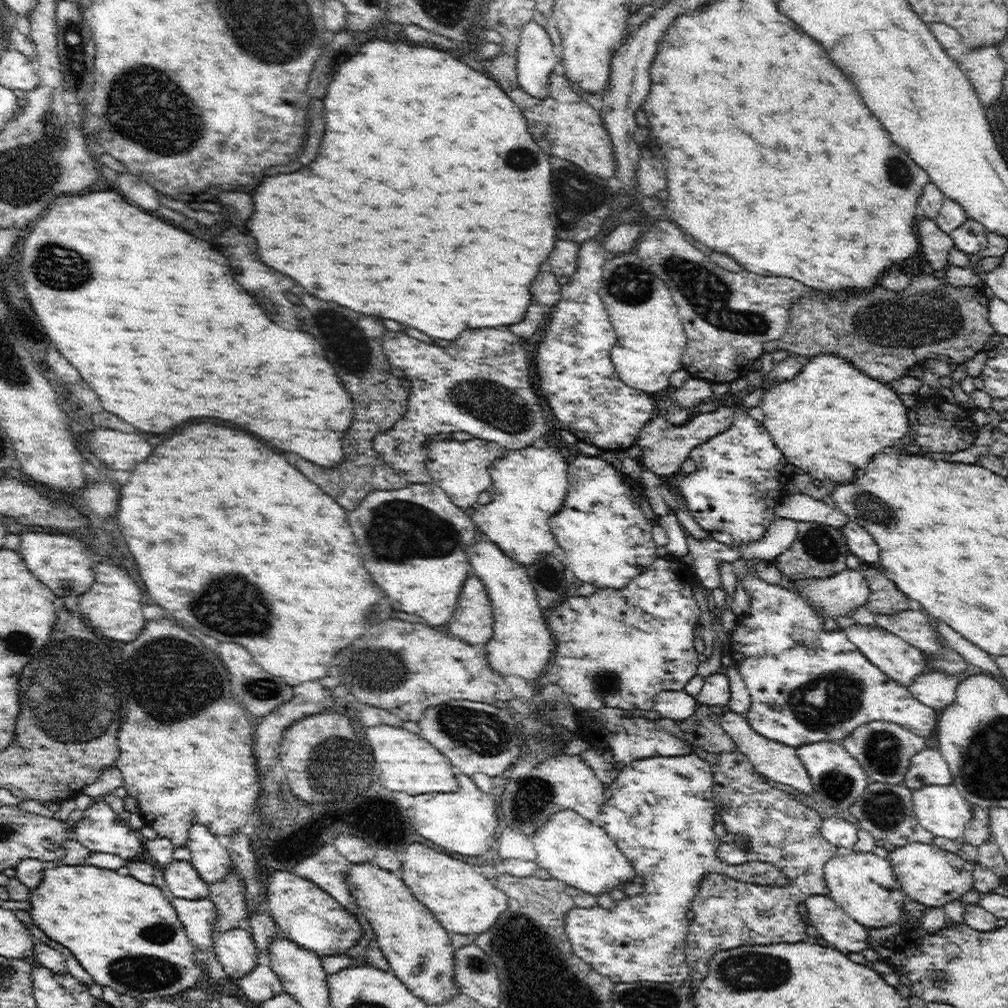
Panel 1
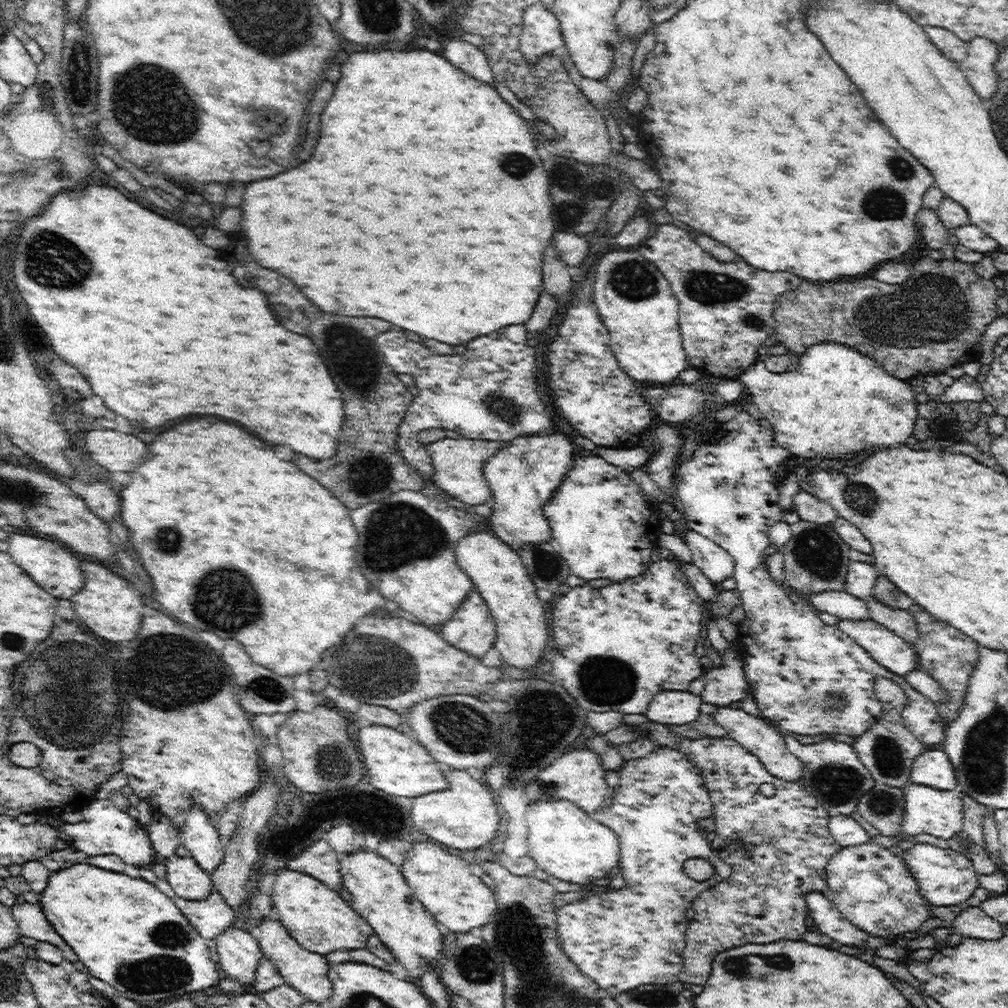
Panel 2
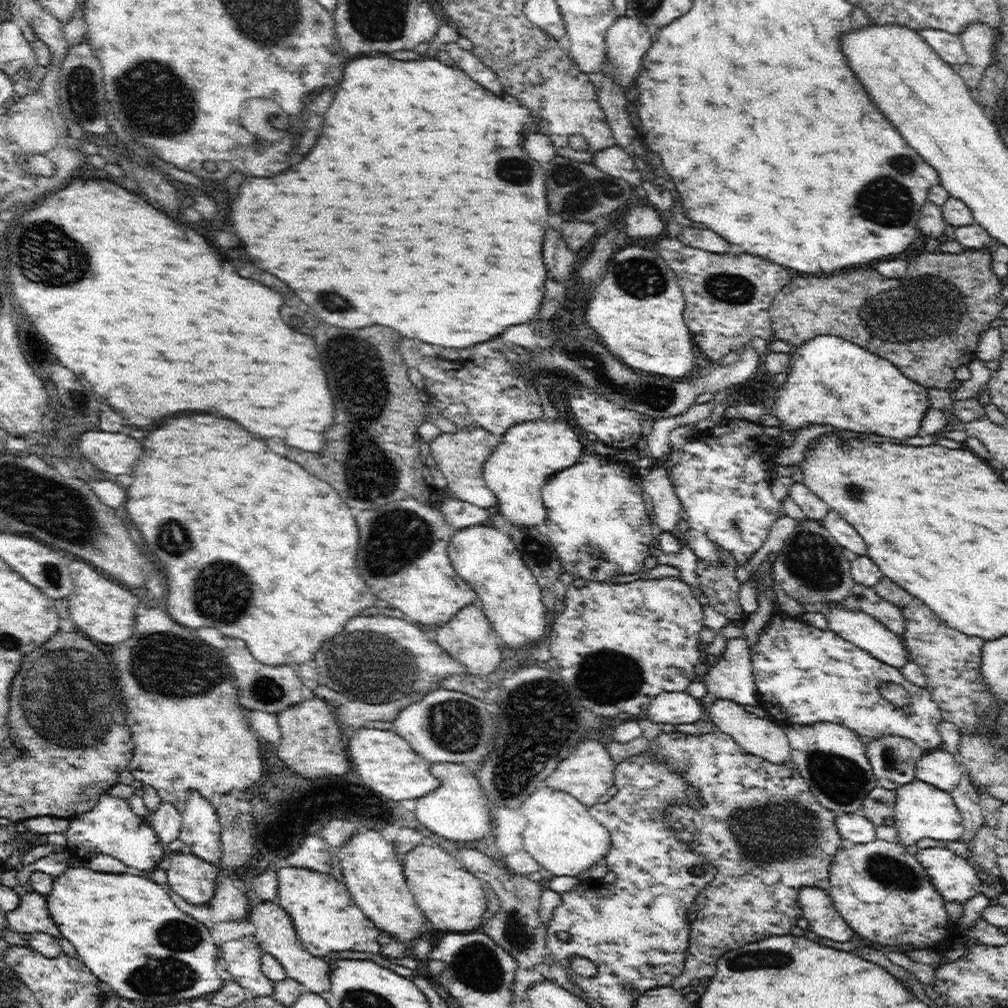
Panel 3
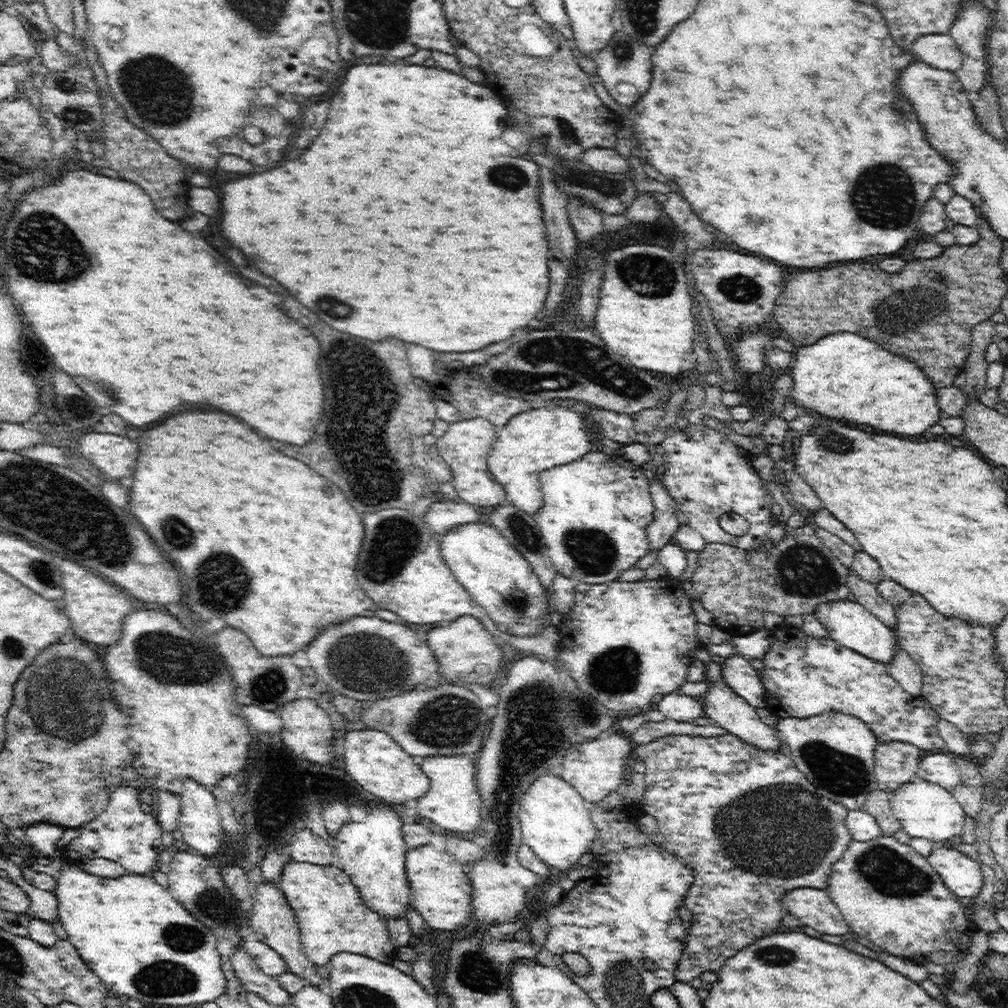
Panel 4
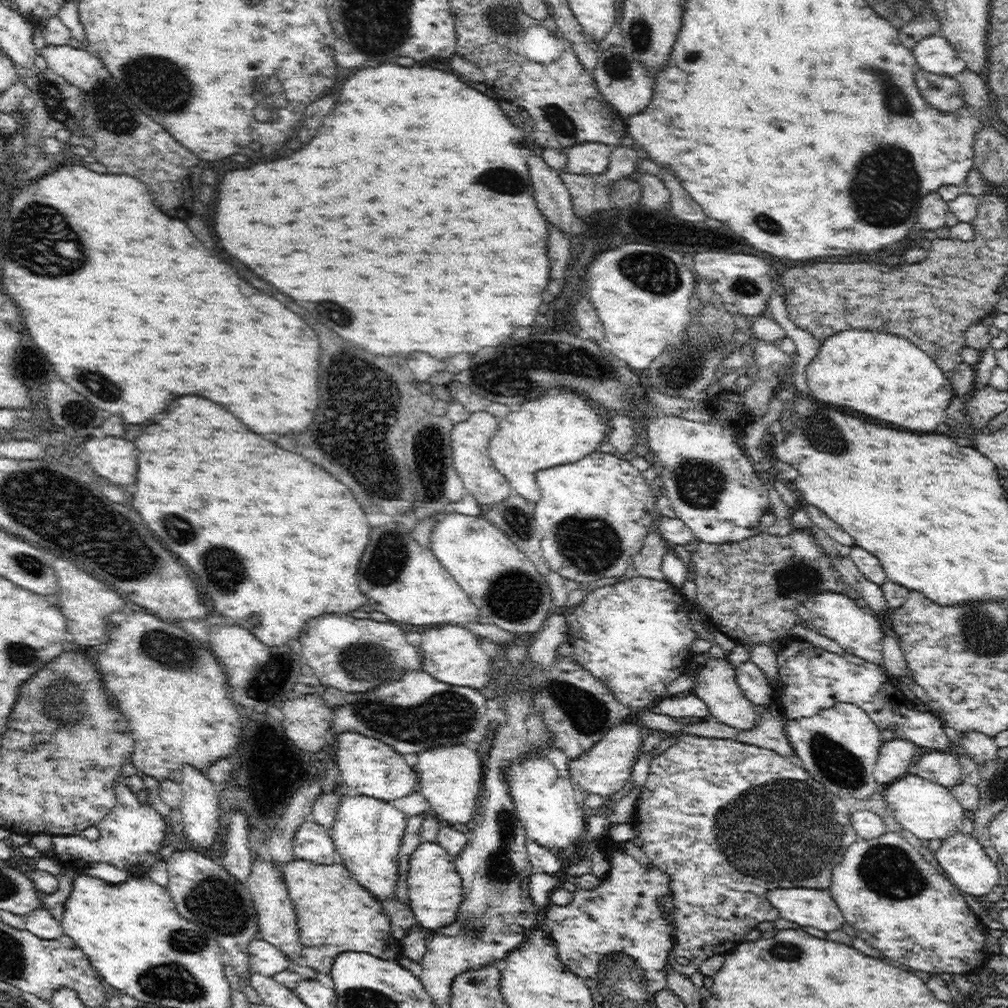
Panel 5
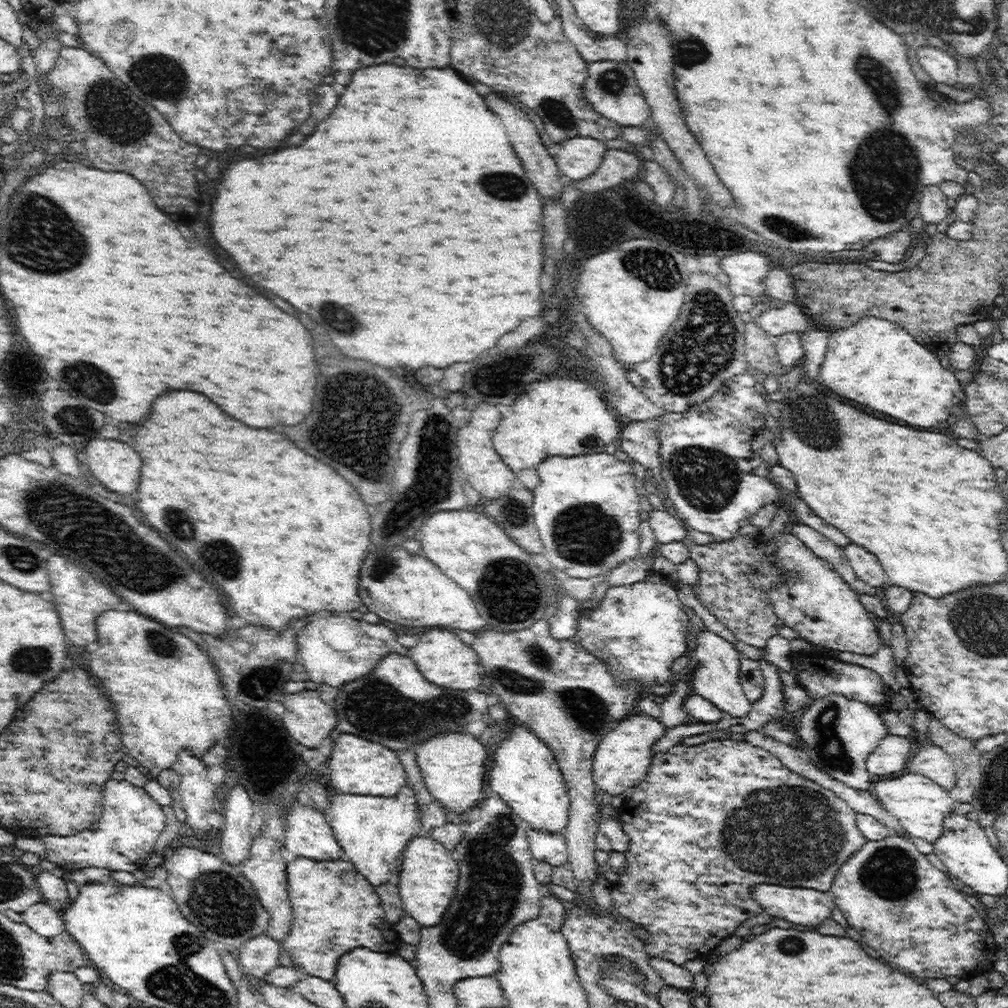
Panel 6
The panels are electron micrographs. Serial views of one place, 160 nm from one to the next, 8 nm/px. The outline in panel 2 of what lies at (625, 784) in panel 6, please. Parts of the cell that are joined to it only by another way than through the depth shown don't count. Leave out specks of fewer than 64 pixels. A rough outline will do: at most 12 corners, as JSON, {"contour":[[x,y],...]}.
{"contour":[[588,748],[564,754],[526,784],[529,804],[572,801],[591,816],[607,770]]}

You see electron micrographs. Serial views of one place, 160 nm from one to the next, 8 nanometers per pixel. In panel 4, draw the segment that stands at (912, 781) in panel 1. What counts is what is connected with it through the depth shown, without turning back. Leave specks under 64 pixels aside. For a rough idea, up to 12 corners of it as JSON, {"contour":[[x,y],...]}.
{"contour":[[925,755],[917,775],[951,791],[962,780],[956,756]]}

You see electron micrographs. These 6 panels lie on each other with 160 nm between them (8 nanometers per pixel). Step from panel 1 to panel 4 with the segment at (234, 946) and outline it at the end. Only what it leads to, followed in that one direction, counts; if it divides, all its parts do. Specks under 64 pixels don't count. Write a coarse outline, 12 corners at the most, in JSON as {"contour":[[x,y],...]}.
{"contour":[[243,946],[230,964],[248,991],[272,1006],[291,1004],[277,977],[267,975]]}

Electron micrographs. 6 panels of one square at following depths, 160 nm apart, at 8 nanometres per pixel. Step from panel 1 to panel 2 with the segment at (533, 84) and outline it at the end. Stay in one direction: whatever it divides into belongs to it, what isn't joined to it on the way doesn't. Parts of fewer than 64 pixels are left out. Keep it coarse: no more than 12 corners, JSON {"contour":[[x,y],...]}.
{"contour":[[526,7],[520,52],[529,64],[565,46],[552,8]]}

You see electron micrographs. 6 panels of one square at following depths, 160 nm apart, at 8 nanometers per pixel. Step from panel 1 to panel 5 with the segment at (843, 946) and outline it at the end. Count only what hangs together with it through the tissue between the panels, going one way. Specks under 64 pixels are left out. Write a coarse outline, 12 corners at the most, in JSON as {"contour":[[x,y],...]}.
{"contour":[[775,888],[782,918],[830,932],[844,924],[829,888]]}

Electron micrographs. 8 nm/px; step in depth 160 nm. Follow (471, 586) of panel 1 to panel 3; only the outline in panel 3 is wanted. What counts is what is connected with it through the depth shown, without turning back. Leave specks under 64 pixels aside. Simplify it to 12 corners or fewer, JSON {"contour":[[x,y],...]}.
{"contour":[[477,604],[440,624],[434,640],[473,676],[504,660]]}

